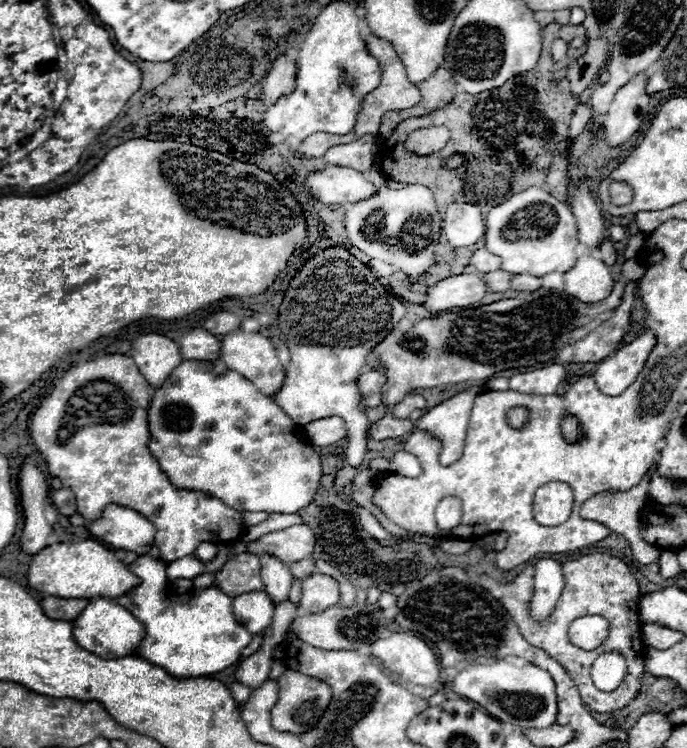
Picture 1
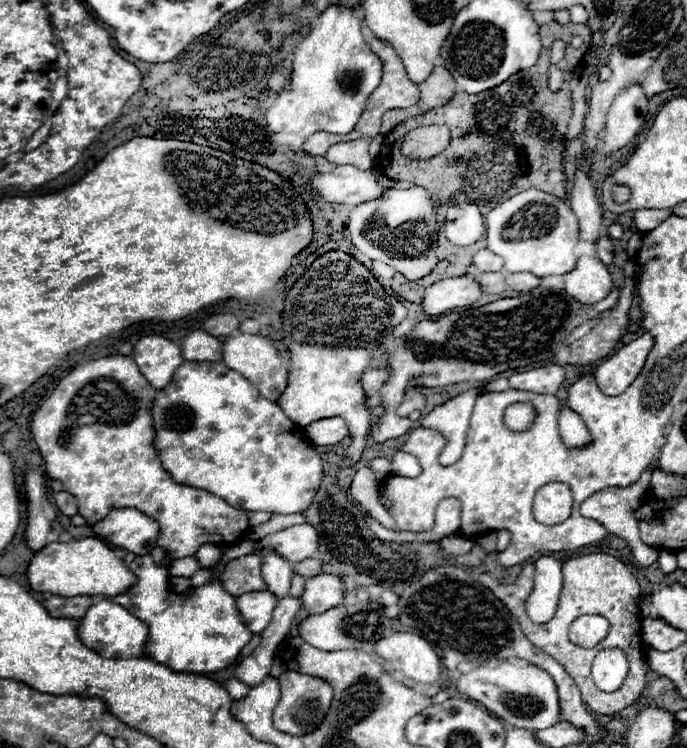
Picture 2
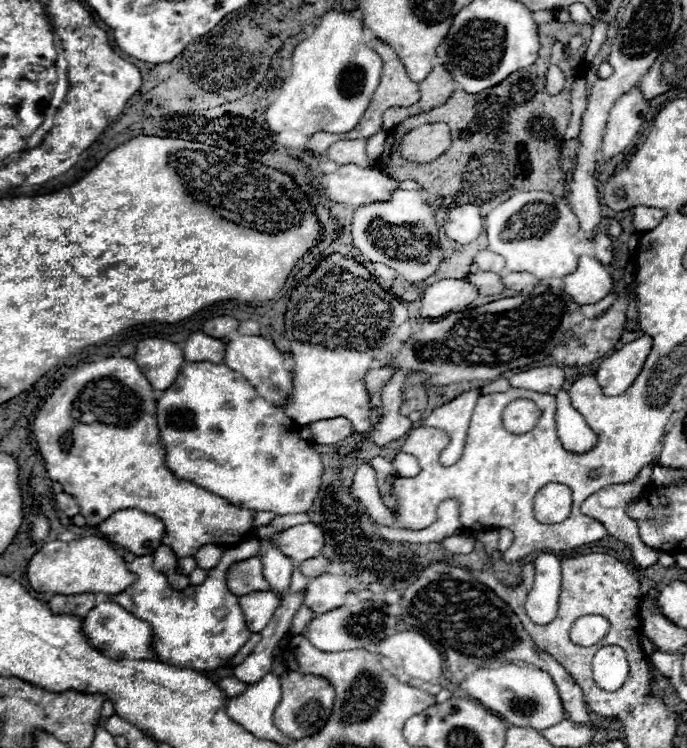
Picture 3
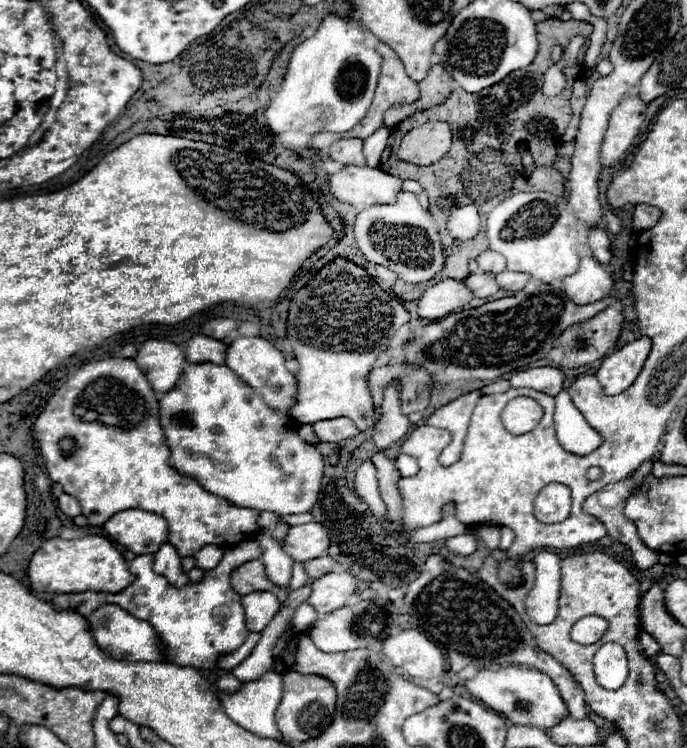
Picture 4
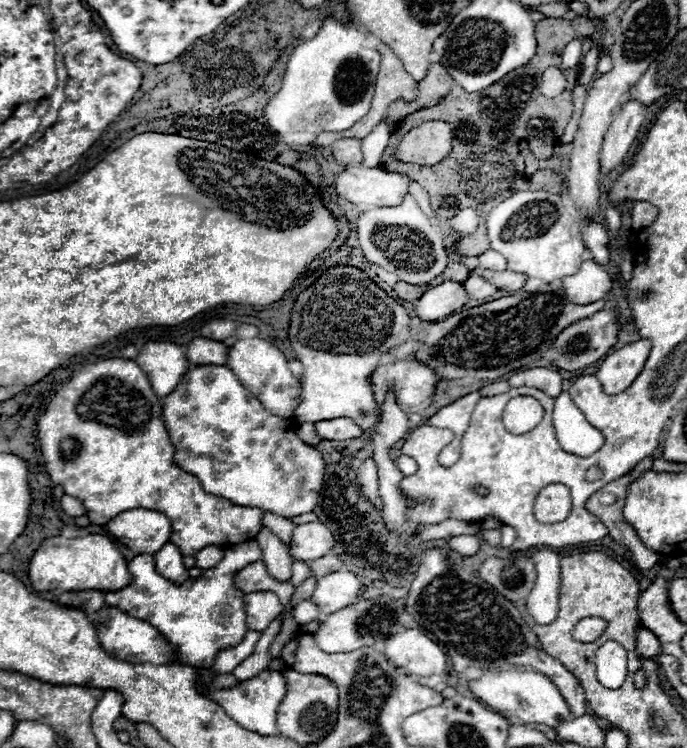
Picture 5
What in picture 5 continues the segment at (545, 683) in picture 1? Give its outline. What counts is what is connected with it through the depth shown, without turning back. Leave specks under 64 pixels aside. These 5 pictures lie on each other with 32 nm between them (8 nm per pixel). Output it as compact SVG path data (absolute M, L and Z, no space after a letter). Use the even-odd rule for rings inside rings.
M508 670L500 674L486 672L480 680L470 682L470 690L494 710L504 712L504 716L508 718L518 718L526 724L560 726L564 720L574 718L560 690L544 674L538 672L518 672L518 670Z

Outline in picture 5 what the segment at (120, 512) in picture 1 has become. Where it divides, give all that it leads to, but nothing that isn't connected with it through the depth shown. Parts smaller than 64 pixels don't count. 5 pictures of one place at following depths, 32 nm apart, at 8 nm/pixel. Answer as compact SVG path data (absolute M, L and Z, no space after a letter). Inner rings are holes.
M128 510L106 526L116 540L136 554L156 554L172 536L172 522L154 510Z

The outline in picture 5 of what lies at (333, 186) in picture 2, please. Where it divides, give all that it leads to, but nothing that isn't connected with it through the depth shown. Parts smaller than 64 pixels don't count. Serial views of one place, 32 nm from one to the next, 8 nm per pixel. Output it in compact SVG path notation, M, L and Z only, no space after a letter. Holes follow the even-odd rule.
M350 166L334 180L338 196L354 202L356 206L398 206L408 194L410 178L382 168Z

